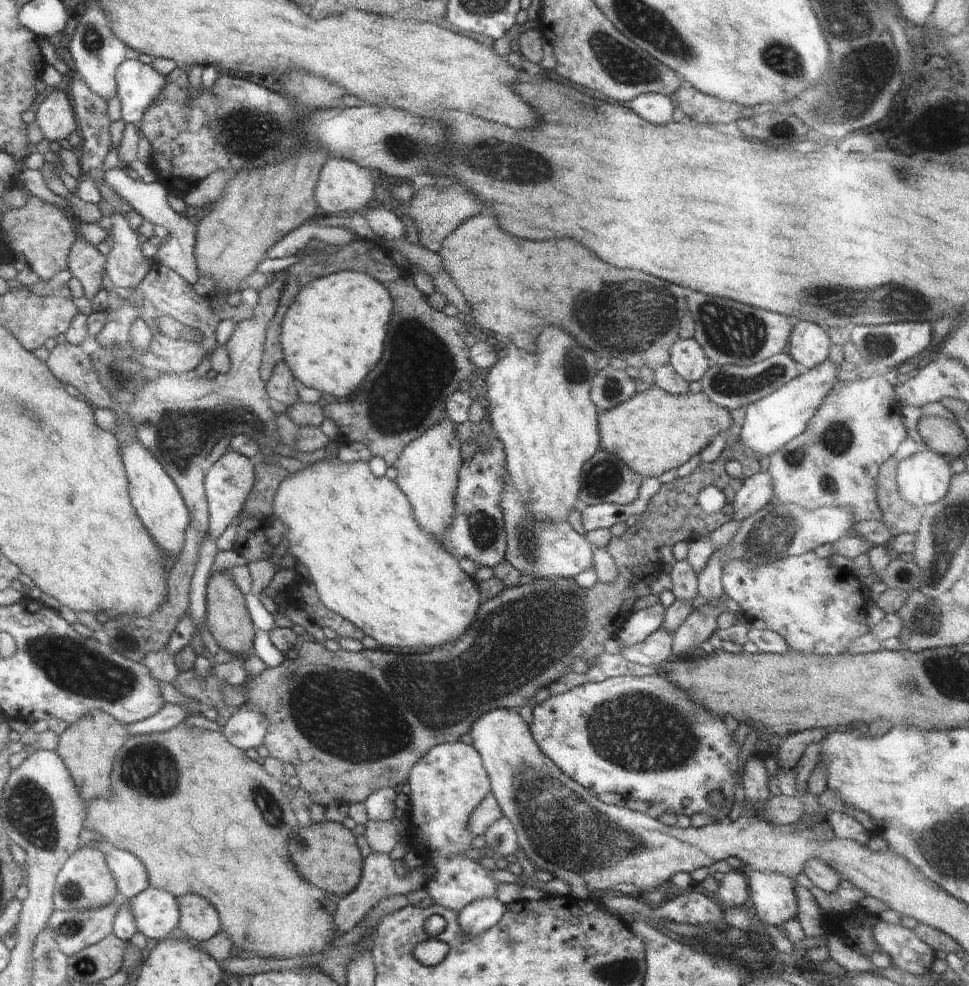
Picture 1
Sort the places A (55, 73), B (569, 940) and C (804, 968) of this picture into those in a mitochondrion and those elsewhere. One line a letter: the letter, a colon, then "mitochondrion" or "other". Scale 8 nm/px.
A: other
B: other
C: other

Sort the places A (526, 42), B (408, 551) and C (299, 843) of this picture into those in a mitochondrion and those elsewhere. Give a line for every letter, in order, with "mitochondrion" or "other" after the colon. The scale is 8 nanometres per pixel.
A: other
B: other
C: mitochondrion

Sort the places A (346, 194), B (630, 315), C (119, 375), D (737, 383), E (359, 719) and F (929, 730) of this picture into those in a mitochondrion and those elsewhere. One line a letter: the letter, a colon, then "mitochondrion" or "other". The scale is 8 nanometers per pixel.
A: other
B: mitochondrion
C: mitochondrion
D: mitochondrion
E: mitochondrion
F: other

